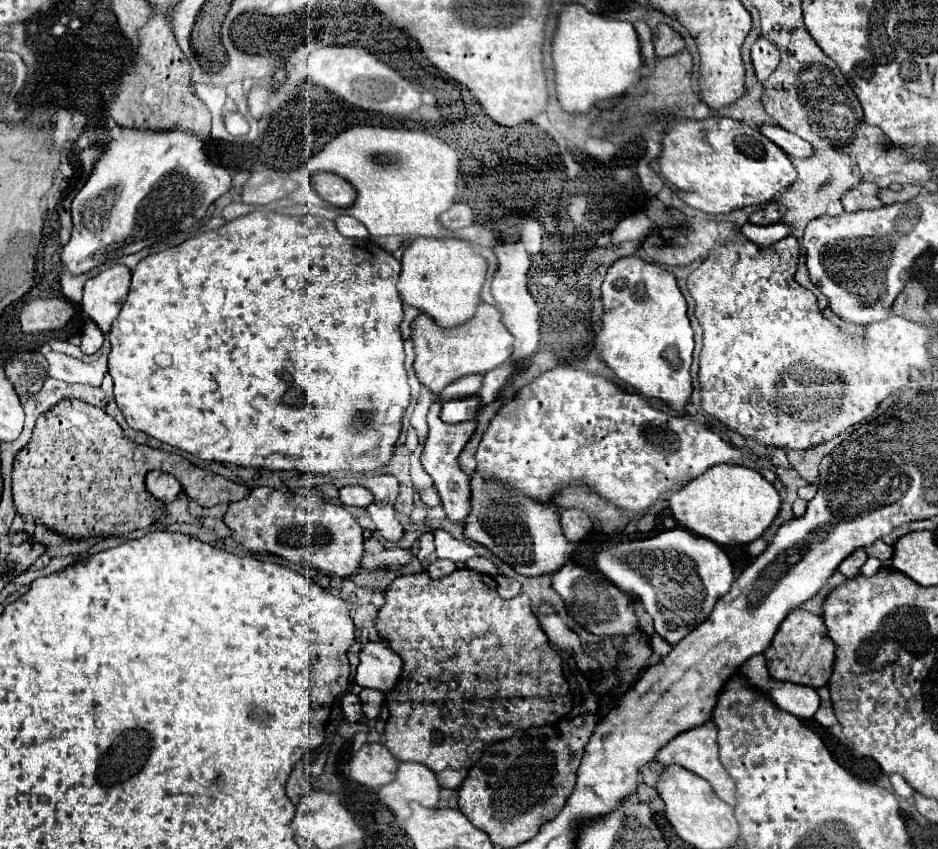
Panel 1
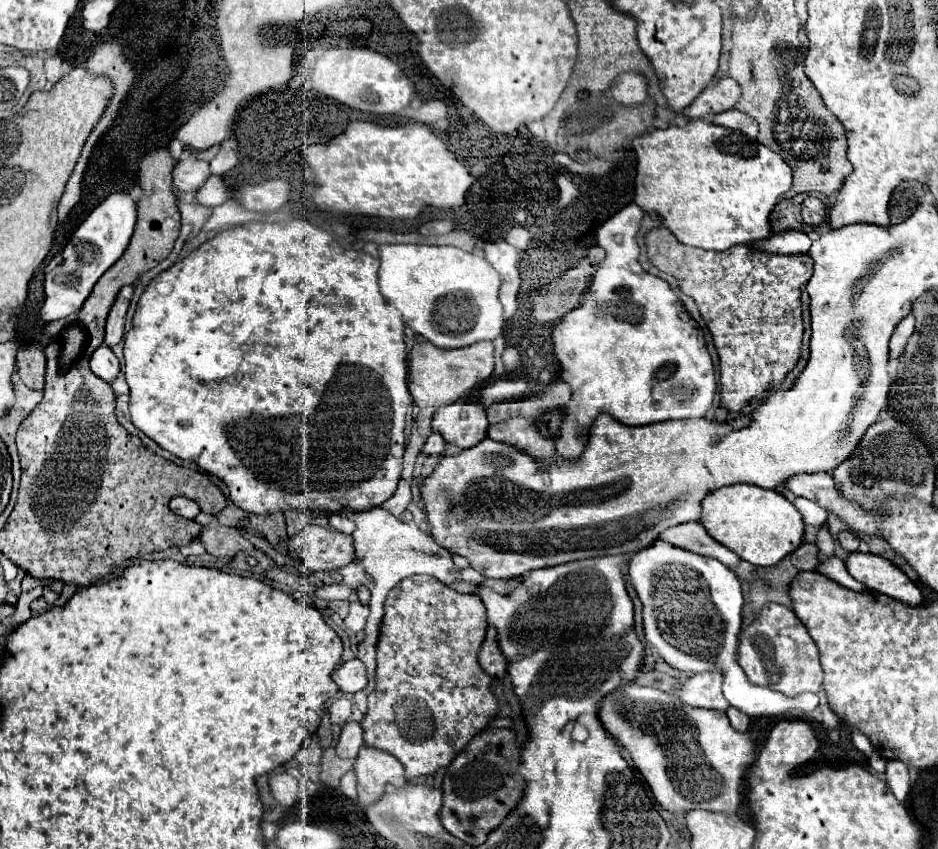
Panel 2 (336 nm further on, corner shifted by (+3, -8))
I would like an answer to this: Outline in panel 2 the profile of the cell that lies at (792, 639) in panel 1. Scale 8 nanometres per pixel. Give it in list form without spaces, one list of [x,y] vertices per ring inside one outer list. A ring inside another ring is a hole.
[[[778,603],[764,605],[756,619],[740,633],[738,665],[744,669],[752,685],[780,691],[786,697],[796,697],[806,691],[818,693],[822,689],[822,667],[816,643],[794,611]]]

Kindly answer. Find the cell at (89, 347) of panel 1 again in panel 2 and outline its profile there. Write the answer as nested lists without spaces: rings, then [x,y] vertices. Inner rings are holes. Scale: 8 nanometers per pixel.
[[[100,345],[90,359],[90,369],[104,381],[114,381],[120,373],[120,363],[118,357],[112,353],[112,349],[108,345]]]

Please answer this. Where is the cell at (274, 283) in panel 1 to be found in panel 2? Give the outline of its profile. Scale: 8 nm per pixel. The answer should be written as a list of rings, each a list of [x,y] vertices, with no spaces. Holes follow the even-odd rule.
[[[290,219],[278,223],[246,223],[226,229],[202,243],[182,261],[162,271],[146,287],[138,301],[134,327],[124,339],[124,373],[130,385],[130,415],[132,423],[144,431],[162,449],[180,459],[198,463],[210,475],[220,477],[236,507],[270,515],[288,509],[334,513],[340,509],[370,511],[390,499],[398,487],[406,449],[406,411],[410,407],[410,393],[406,387],[406,345],[404,319],[398,309],[384,301],[378,289],[380,261],[364,251],[344,249],[330,233],[310,225],[304,219]]]

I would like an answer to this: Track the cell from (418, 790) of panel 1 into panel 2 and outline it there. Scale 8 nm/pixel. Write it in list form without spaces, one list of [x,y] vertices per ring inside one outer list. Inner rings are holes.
[[[362,747],[356,755],[356,763],[352,767],[358,779],[358,801],[362,805],[374,803],[380,793],[384,793],[384,785],[392,783],[396,787],[406,785],[404,767],[396,757],[386,751],[374,747]]]

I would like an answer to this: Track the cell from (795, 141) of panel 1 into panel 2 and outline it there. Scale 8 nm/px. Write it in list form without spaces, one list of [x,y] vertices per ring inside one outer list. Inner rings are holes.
[[[730,109],[730,111],[722,111],[720,115],[714,117],[714,123],[718,125],[724,125],[728,129],[734,129],[734,131],[742,131],[744,135],[756,139],[756,133],[758,133],[758,125],[752,117],[748,117],[746,113],[740,113],[736,109]]]

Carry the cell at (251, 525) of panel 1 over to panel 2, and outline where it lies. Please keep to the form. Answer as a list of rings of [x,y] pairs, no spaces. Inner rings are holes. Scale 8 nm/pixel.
[[[308,525],[300,535],[286,541],[292,557],[298,557],[310,571],[332,571],[348,565],[354,559],[352,537]]]

